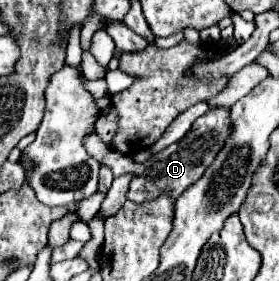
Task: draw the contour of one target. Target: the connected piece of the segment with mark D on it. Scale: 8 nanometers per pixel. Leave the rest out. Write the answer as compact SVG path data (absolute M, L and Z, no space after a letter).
M211 108L205 116L197 118L191 126L191 130L175 144L167 146L165 150L157 152L153 156L153 162L141 162L135 164L129 156L117 154L117 152L109 152L105 148L105 144L101 144L101 138L97 136L97 132L93 130L89 136L85 136L85 146L87 152L101 164L105 164L107 168L111 168L111 172L115 176L123 176L123 174L131 174L131 184L127 190L127 200L135 202L135 204L143 204L145 200L153 200L157 196L167 194L173 202L177 200L177 196L181 196L181 192L185 192L193 182L197 182L205 168L215 160L217 152L221 150L221 144L225 144L225 136L229 136L229 108Z

